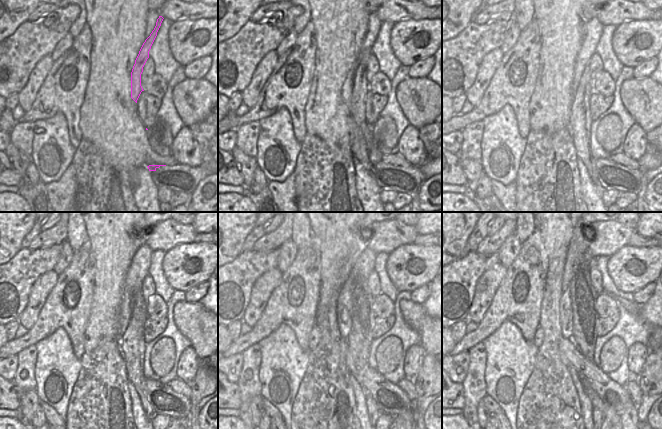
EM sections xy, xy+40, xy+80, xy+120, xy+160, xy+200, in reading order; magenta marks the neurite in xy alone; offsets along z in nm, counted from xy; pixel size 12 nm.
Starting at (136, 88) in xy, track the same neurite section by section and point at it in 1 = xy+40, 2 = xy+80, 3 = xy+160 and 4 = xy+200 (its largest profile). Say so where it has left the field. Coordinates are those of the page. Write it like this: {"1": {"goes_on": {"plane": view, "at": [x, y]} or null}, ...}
{"1": {"goes_on": {"plane": "xy+40", "at": [361, 144]}}, "2": {"goes_on": {"plane": "xy+80", "at": [581, 121]}}, "3": {"goes_on": {"plane": "xy+160", "at": [372, 383]}}, "4": {"goes_on": {"plane": "xy+200", "at": [587, 370]}}}

